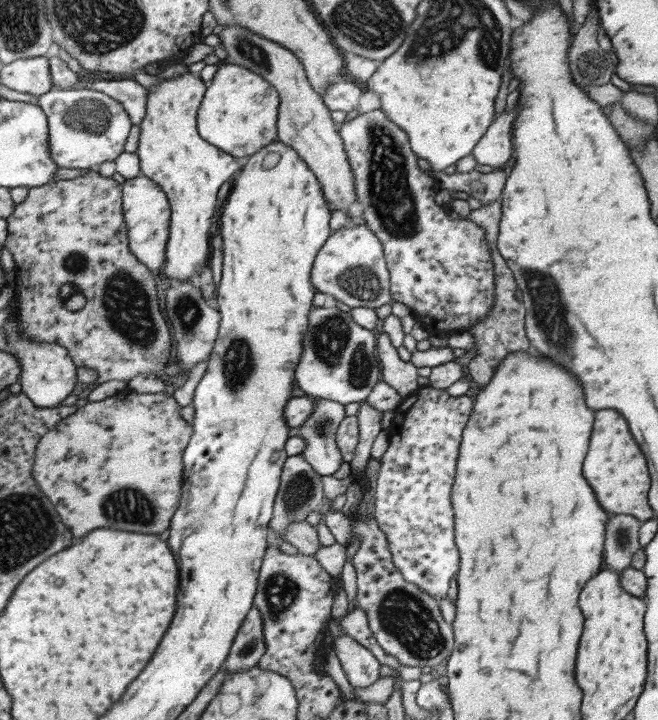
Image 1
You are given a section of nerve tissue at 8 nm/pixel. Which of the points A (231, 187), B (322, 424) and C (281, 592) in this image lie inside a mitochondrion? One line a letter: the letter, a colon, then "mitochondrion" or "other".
A: other
B: mitochondrion
C: mitochondrion

